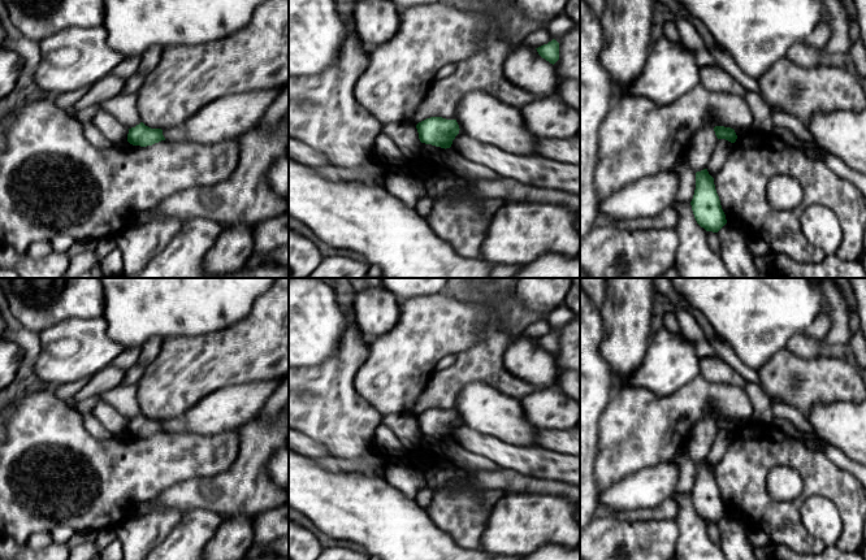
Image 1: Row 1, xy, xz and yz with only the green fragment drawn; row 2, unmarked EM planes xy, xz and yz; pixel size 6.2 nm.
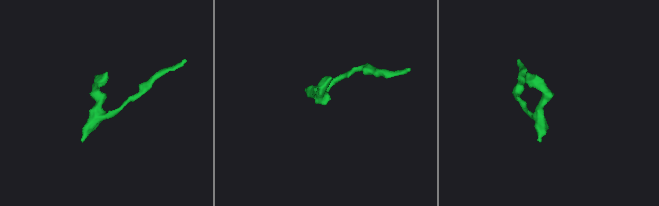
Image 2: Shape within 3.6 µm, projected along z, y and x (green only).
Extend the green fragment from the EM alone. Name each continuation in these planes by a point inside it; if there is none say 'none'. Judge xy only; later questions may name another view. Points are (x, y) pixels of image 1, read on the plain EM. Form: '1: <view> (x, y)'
none

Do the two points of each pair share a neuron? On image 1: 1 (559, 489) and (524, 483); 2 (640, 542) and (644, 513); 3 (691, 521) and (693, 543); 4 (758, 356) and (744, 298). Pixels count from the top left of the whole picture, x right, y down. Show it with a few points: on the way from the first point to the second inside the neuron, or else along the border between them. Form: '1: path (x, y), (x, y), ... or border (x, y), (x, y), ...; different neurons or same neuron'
1: path (550, 487), (533, 486); same neuron
2: border (613, 516), (629, 520), (672, 520); different neurons
3: path (691, 526), (693, 538); same neuron
4: path (756, 342), (754, 321), (748, 312); same neuron

